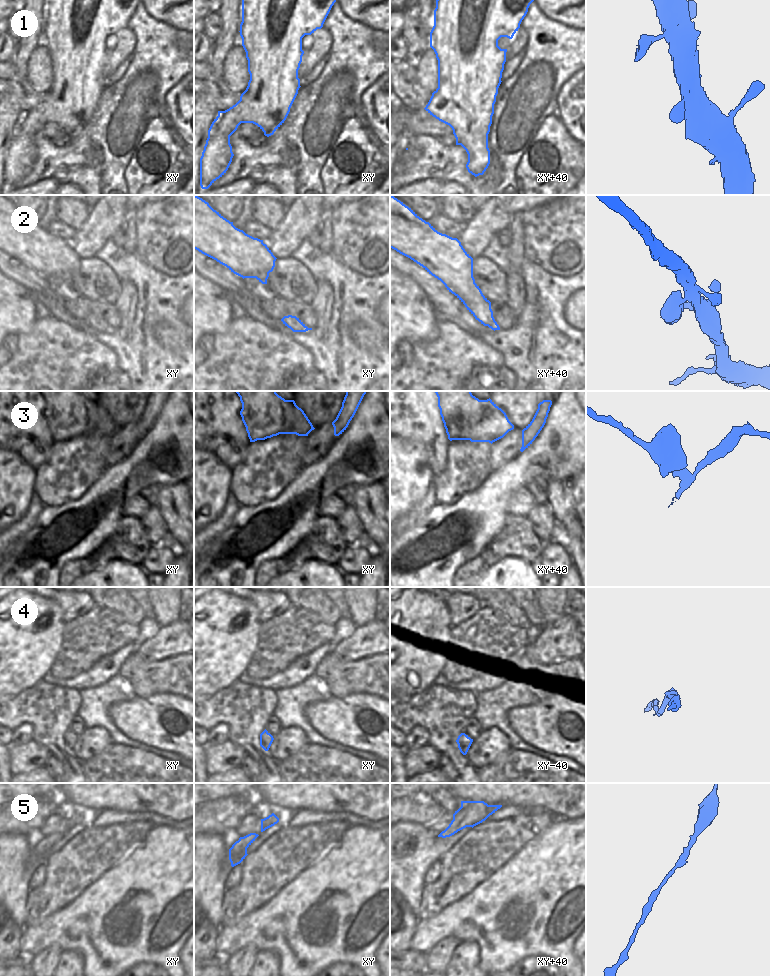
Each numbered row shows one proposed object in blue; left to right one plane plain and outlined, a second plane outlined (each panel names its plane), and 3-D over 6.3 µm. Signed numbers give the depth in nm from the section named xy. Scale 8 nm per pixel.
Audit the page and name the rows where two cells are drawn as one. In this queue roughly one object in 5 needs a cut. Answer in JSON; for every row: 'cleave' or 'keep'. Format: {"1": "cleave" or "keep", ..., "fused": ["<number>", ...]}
{"1": "keep", "2": "keep", "3": "cleave", "4": "keep", "5": "keep", "fused": ["3"]}

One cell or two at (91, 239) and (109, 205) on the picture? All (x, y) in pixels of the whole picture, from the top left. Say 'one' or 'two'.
one

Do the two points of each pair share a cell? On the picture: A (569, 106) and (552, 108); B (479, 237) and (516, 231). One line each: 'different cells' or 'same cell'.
A: different cells
B: different cells

